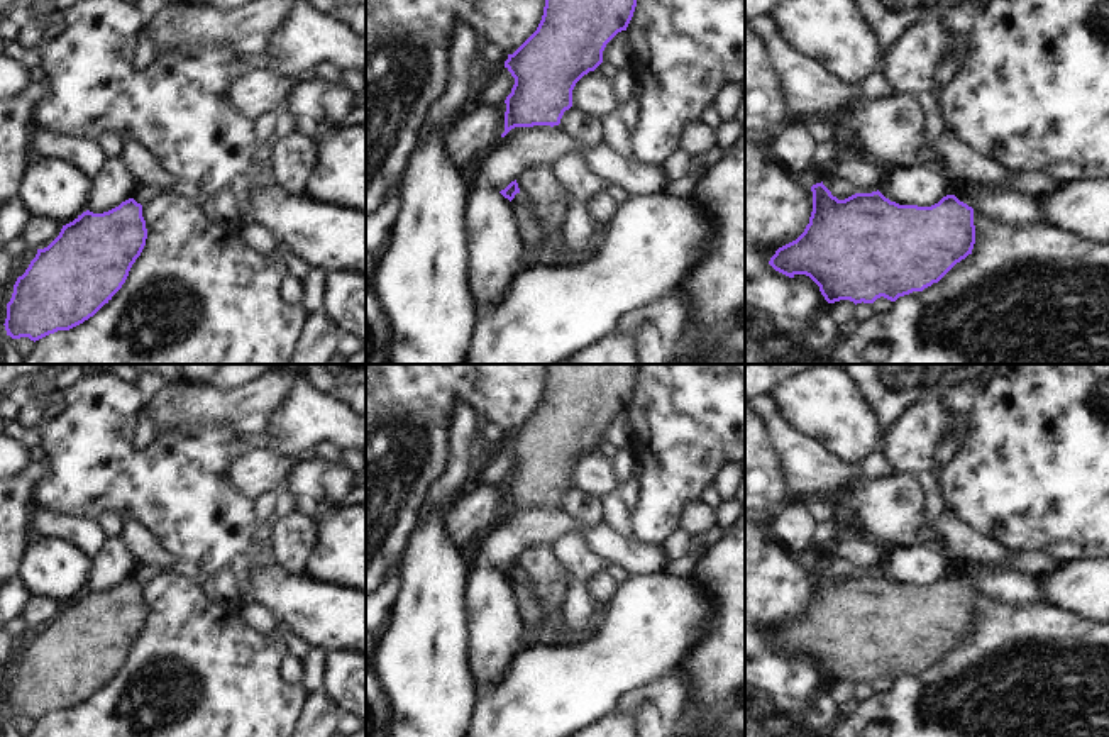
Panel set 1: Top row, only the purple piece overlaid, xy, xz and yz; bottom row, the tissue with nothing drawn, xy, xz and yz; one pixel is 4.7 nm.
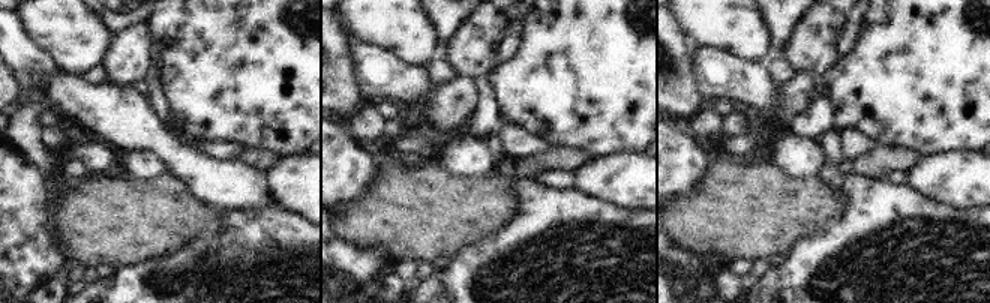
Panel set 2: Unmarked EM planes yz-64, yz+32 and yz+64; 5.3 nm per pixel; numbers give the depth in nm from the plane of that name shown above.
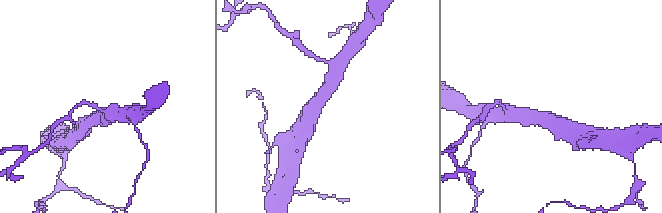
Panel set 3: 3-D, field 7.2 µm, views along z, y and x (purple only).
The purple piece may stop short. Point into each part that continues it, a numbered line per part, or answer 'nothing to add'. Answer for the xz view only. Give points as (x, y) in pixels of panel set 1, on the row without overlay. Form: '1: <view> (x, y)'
1: xz (532, 614)

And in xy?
1: xy (141, 575)

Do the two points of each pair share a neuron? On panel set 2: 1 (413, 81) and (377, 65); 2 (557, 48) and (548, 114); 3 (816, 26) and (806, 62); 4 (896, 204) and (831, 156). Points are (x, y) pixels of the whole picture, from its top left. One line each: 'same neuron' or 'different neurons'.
1: same neuron
2: same neuron
3: same neuron
4: same neuron

